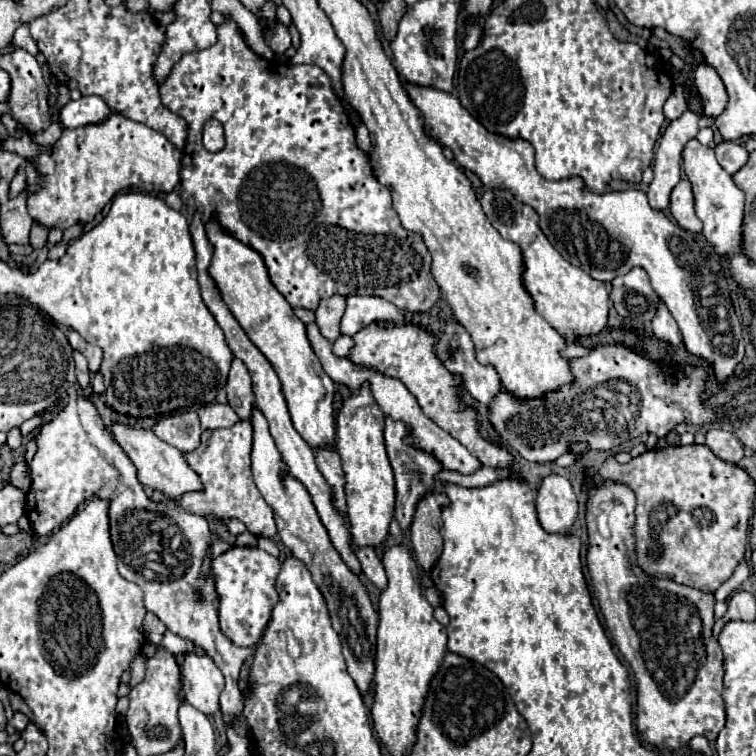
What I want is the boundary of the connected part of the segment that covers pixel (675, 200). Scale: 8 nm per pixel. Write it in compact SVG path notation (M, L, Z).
M682 176L682 180L676 184L676 188L672 190L670 196L670 212L676 218L676 222L692 232L692 234L700 234L702 232L702 222L698 220L696 212L694 212L694 198L692 198L692 188L686 176Z

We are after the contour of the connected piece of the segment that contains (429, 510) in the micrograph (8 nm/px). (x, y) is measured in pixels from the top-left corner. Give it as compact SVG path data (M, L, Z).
M434 492L424 500L420 500L414 522L410 526L410 542L414 558L426 572L436 564L438 556L442 554L442 536L440 536L442 506L436 500L436 496L446 496L446 494Z

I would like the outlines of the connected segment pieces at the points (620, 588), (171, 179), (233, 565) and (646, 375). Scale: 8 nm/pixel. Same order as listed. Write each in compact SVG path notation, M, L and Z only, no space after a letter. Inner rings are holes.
M606 482L600 488L588 486L588 570L604 622L612 638L634 672L636 680L636 730L640 738L656 748L676 750L702 734L716 740L726 724L726 704L722 700L722 650L712 636L714 594L658 580L644 574L634 564L630 544L634 544L634 492L624 484ZM598 502L610 504L608 532L598 530Z
M112 114L98 126L64 130L52 146L52 154L32 160L42 174L42 190L28 196L28 212L46 228L56 226L64 230L76 222L90 222L116 194L128 188L172 192L178 186L178 160L182 160L182 152L166 136L122 114Z
M230 548L212 562L214 588L218 592L218 622L228 640L238 646L258 644L274 604L278 602L276 594L276 576L280 570L280 560L270 556L260 548Z
M622 344L598 346L588 356L568 360L568 366L570 366L570 372L574 374L574 380L570 384L564 384L562 388L556 388L554 392L548 392L546 396L522 400L502 388L488 404L488 422L498 434L502 446L518 452L528 462L540 462L540 464L554 462L562 454L570 452L576 442L586 442L588 450L612 452L612 450L618 450L620 444L624 444L624 432L626 432L626 440L638 438L648 432L654 432L662 438L676 424L686 422L686 424L698 426L714 420L714 412L708 410L700 400L700 392L704 390L704 378L706 378L706 372L700 368L688 366L684 370L684 376L676 382L672 376L664 378L664 370L660 372L656 362L646 360L644 356L632 352Z

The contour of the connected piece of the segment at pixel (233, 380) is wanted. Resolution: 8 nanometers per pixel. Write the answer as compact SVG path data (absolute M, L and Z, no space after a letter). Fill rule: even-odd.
M234 358L234 362L232 362L226 392L228 392L228 404L240 416L240 420L250 420L252 410L256 406L254 392L252 392L252 380L250 380L250 374L248 374L244 362L238 358Z

